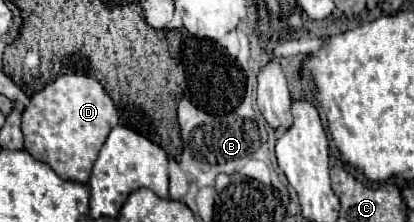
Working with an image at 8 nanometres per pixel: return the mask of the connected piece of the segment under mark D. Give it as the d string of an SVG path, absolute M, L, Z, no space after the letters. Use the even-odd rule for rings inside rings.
M64 74L30 98L22 116L24 148L40 162L52 166L54 172L60 172L66 180L86 184L108 132L116 124L118 110L96 78L84 74Z

